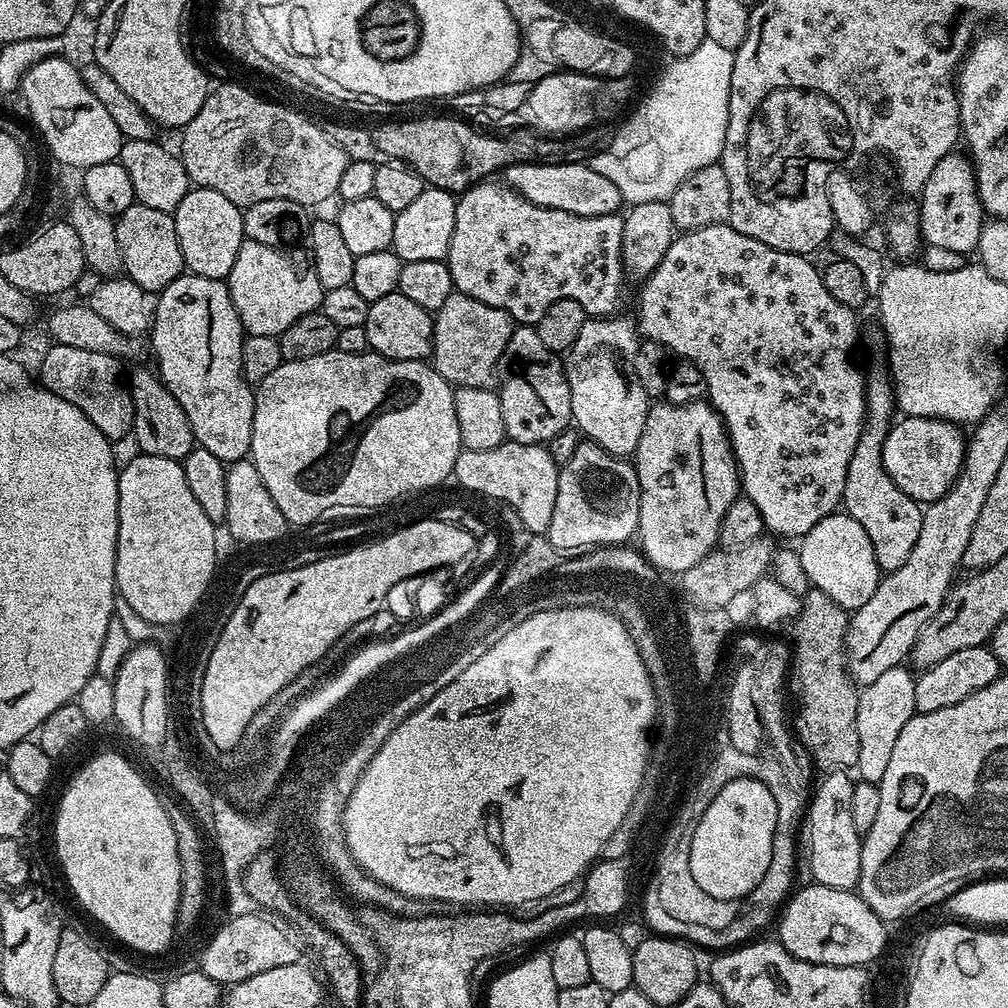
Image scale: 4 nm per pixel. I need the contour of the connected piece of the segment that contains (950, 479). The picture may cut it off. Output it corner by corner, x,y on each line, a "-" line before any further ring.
904,416
898,420
889,427
884,439
882,466
902,494
927,506
942,498
960,475
964,467
965,433
960,433
963,431
950,420
935,420
929,416

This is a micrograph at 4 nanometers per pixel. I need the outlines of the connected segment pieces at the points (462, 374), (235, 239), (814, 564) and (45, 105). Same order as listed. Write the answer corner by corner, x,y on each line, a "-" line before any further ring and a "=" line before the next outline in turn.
454,290
434,313
430,363
447,384
456,388
487,388
497,375
513,327
513,318
506,310
486,306
486,302
=
192,186
186,198
178,202
174,215
185,269
193,276
227,281
230,270
234,270
234,258
238,258
238,250
245,241
241,208
218,194
218,190
=
843,510
831,512
826,518
822,518
822,522
818,522
818,526
811,528
799,541
798,551
809,585
815,591
834,598
834,602
838,602
838,606
842,606
845,610
866,606
866,602
870,602
870,594
874,594
874,590
880,585
882,573
874,558
874,546
870,546
870,538
866,530
862,530
861,524
854,522
854,518
=
63,55
46,57
29,69
20,83
18,92
26,98
30,120
36,123
35,131
53,156
77,170
117,159
122,143
118,126
114,126
106,106
90,94
80,77
80,68
64,59

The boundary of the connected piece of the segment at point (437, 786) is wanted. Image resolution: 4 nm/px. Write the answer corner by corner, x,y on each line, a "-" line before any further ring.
562,608
550,609
538,613
533,619
526,619
521,622
520,627
507,632
486,654
475,659
466,670
454,678
444,689
439,690
438,694
430,698
428,702
413,713
394,729
388,738
382,742
381,748
369,764
364,773
358,778
357,785
354,786
350,803
344,809
344,836
348,844
349,853
356,862
362,867
369,876
377,880
380,884
392,888
403,896
412,897
415,900
424,899
427,902
433,900
457,900
460,906
508,906
504,904
528,904
531,900
544,900
547,896
555,897
562,886
570,882
581,879
593,865
594,861
603,853
608,836
612,834
612,828
616,825
622,814
622,809
628,807
628,800
632,792
636,792
638,782
638,766
642,766
644,753
648,749
643,735
645,725
648,725
652,716
652,711
657,708
656,692
652,683
644,680
644,667
640,664
640,654
637,648
637,641
632,640
627,632
626,626
614,613
604,612
600,608

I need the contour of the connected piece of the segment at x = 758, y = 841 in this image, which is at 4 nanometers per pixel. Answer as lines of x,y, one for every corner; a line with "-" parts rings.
751,776
740,780
740,784
728,784
728,788
724,788
724,792
720,792
720,796
716,798
716,804
708,808
708,816
704,816
704,824
700,824
700,832
696,832
696,844
692,844
692,849
690,849
690,862
692,872
696,872
696,880
700,880
700,884
704,884
708,892
712,892
712,896
740,896
740,892
747,894
748,888
752,888
752,884
756,884
756,880
759,880
760,872
768,868
768,847
772,845
772,823
778,820
776,809
774,797
768,786

